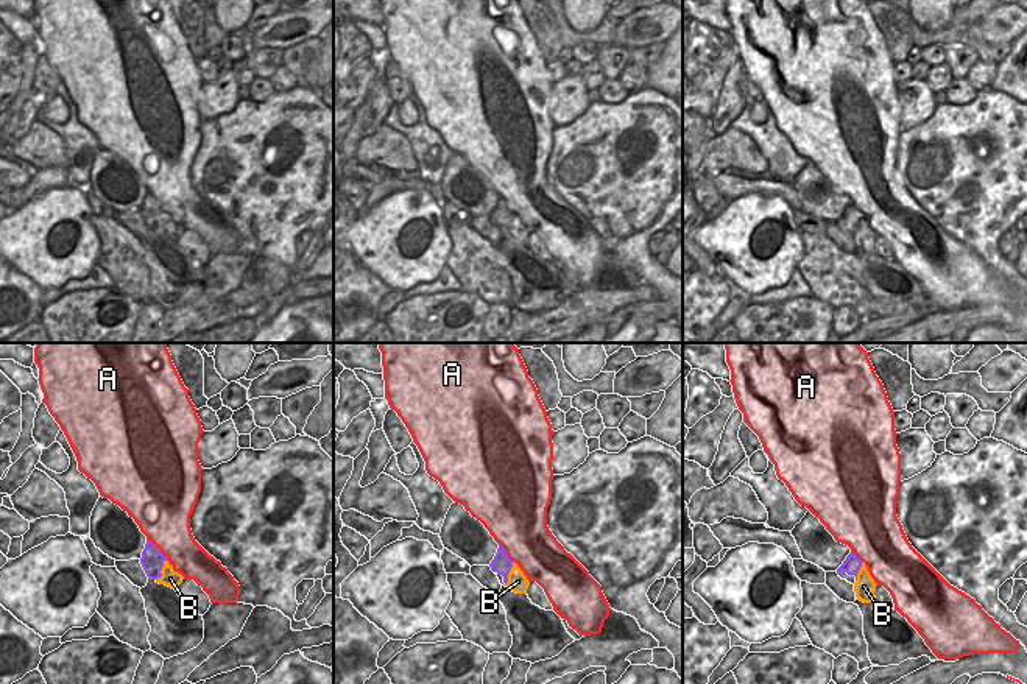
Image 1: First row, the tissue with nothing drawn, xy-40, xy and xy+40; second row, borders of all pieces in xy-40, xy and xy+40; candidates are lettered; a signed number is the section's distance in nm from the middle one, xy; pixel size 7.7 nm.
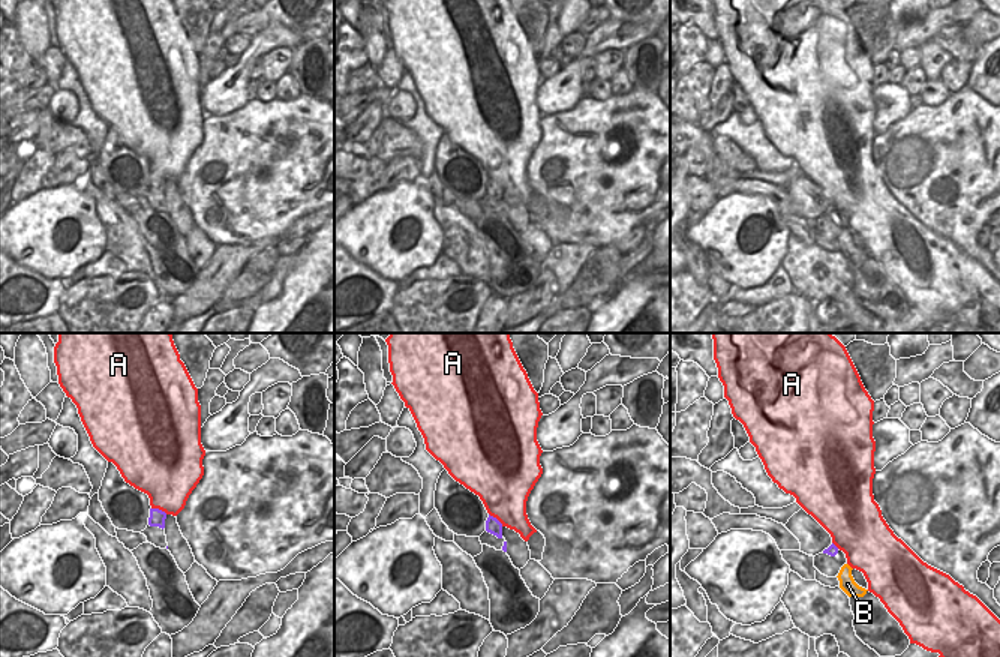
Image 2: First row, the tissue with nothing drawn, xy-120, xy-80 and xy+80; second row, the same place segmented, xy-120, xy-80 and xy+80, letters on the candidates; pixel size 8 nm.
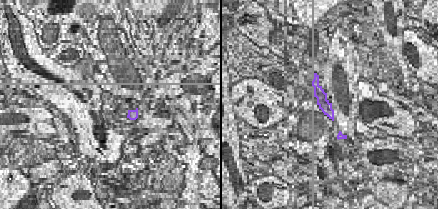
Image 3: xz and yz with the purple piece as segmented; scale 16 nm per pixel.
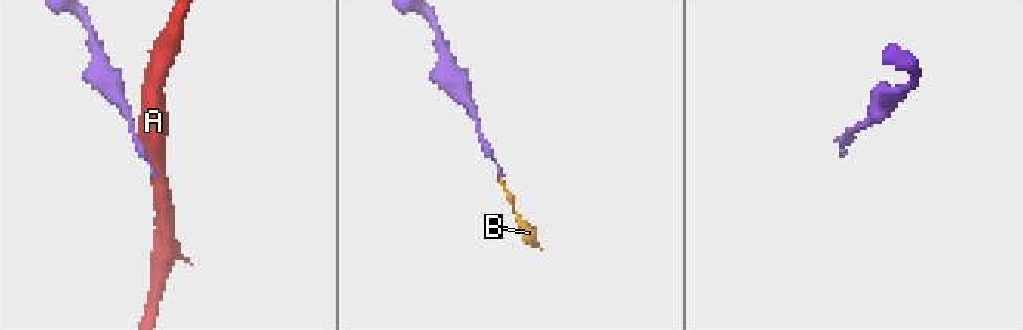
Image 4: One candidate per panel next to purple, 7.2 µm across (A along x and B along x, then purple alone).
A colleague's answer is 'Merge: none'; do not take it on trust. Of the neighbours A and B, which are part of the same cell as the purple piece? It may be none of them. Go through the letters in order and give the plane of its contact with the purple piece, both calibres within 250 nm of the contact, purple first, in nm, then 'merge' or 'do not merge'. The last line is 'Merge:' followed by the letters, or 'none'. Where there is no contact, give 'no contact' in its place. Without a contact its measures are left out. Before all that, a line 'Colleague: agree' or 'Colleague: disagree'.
Colleague: agree
A: xy-40 | 170/400 nm | do not merge
B: xy-40 | 170/130 nm | do not merge
Merge: none

